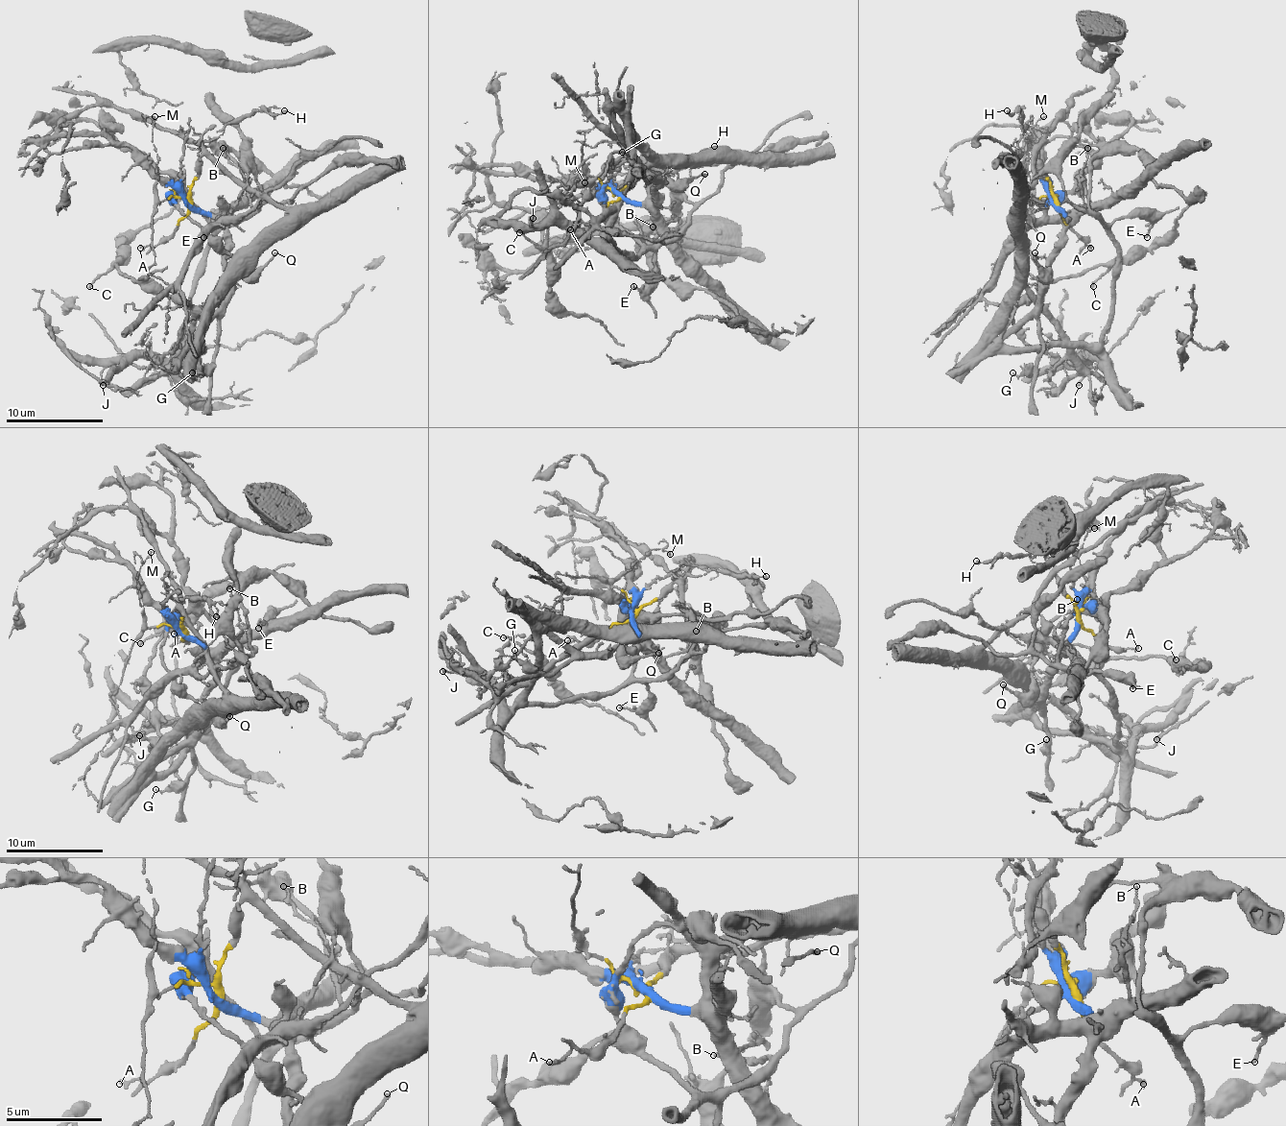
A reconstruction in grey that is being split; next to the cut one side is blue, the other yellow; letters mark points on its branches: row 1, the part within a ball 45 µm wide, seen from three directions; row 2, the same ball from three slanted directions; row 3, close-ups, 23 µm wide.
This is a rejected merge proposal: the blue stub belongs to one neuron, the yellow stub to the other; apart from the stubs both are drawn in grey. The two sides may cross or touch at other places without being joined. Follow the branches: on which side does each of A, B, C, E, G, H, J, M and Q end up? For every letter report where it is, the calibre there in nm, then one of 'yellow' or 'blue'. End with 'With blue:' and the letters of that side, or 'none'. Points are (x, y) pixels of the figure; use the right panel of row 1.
A: place (1090, 248); calibre 160 nm; yellow
B: place (1087, 148); calibre 130 nm; blue
C: place (1093, 286); calibre 180 nm; blue
E: place (1147, 237); calibre 180 nm; blue
G: place (1012, 372); calibre 130 nm; blue
H: place (1007, 110); calibre 160 nm; yellow
J: place (1079, 385); calibre 200 nm; blue
M: place (1043, 116); calibre 90 nm; yellow
Q: place (1035, 252); calibre 190 nm; blue
With blue: B, C, E, G, J, Q

